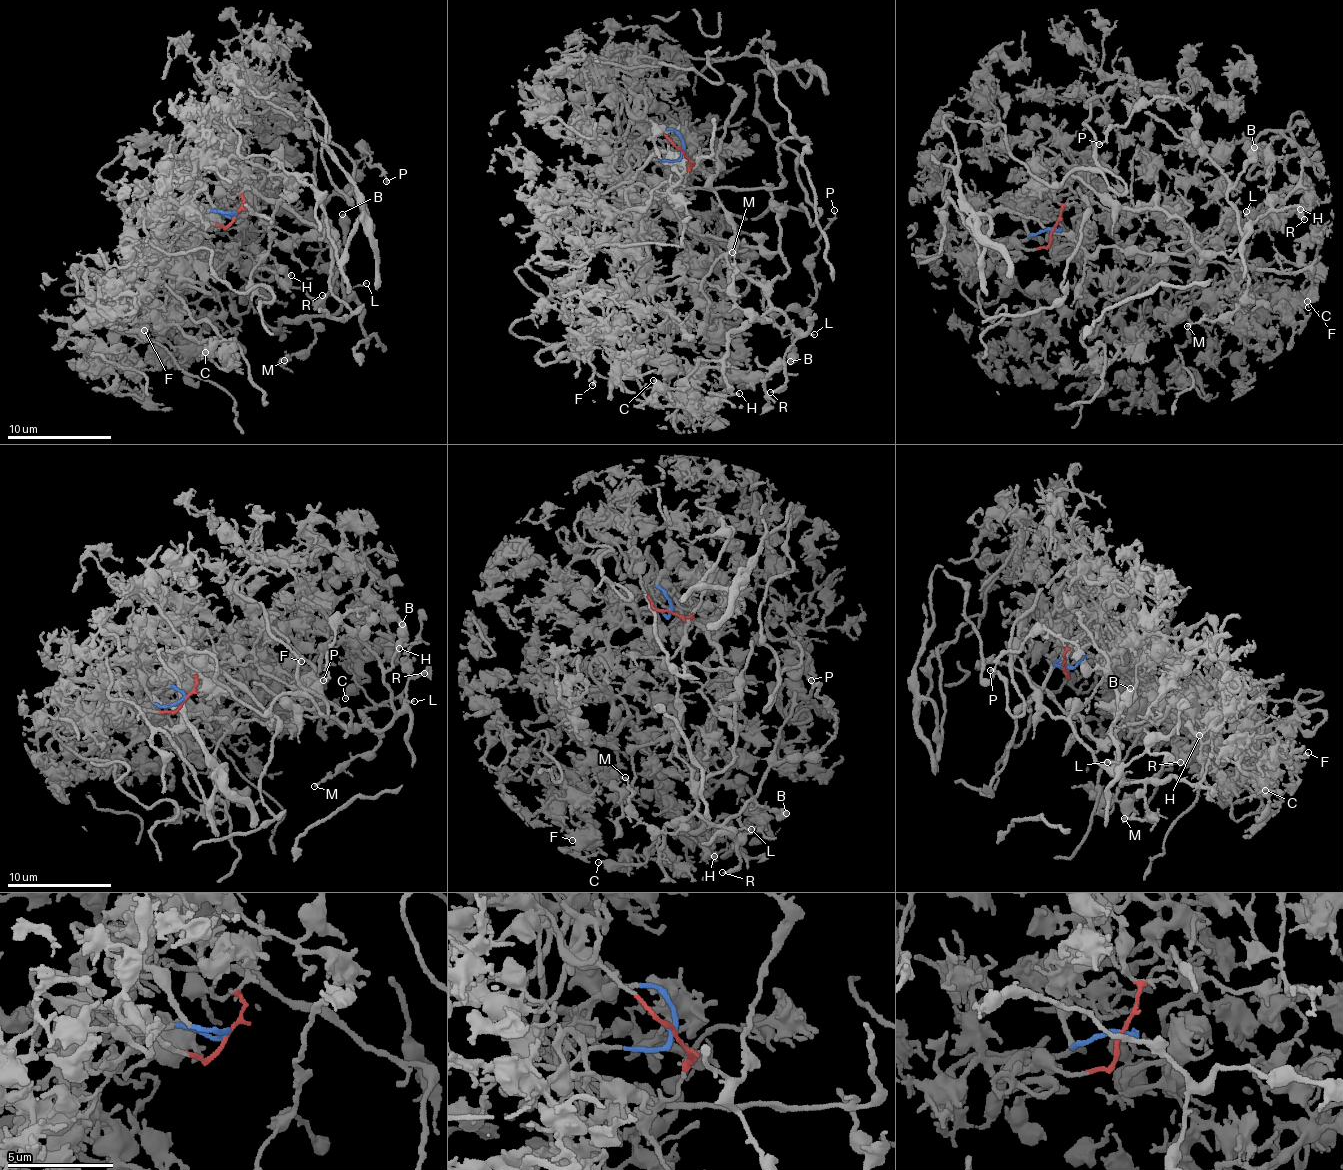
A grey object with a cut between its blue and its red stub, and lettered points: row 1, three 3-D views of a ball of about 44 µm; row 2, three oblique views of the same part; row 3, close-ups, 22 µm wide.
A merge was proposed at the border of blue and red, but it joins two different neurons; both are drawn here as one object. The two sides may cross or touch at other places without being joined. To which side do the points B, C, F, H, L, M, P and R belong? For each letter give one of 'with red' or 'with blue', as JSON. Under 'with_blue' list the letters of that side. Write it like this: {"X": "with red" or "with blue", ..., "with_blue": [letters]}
{"B": "with red", "C": "with red", "F": "with blue", "H": "with blue", "L": "with red", "M": "with red", "P": "with red", "R": "with red", "with_blue": ["F", "H"]}

